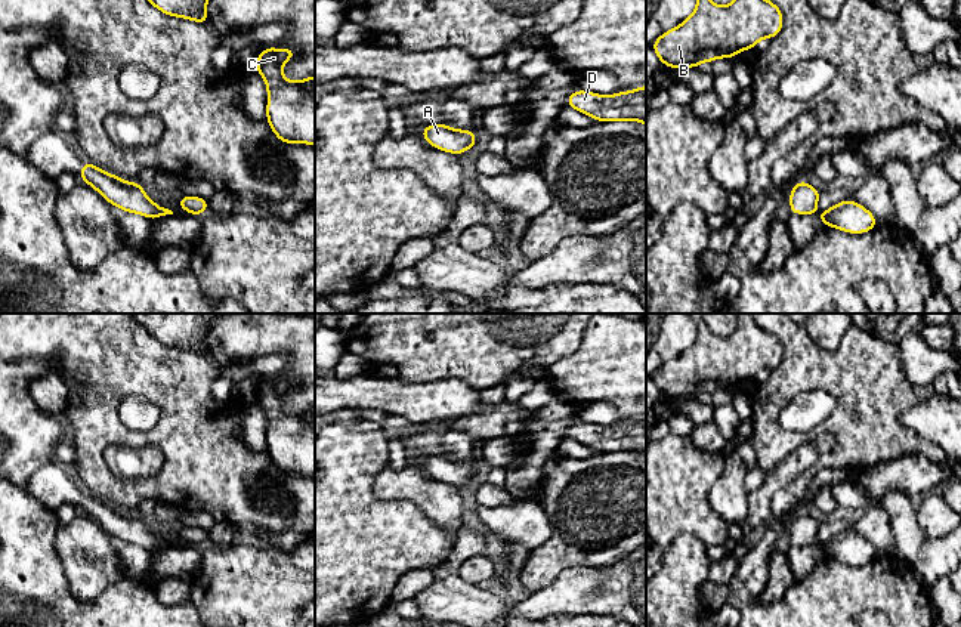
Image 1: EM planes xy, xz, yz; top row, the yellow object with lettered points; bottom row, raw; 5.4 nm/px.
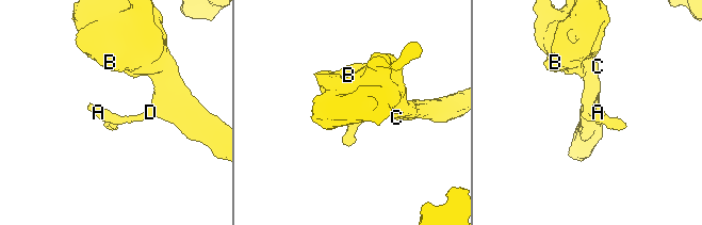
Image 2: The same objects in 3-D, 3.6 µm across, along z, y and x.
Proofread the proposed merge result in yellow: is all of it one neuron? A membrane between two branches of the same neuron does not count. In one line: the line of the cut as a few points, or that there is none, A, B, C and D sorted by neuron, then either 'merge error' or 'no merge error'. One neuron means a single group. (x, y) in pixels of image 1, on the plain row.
no cut | A B C D | no merge error

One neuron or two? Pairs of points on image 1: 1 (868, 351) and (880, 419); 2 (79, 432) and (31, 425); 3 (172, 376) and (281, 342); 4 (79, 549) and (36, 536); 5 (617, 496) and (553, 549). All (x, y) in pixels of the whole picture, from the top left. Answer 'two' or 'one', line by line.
1: one
2: two
3: two
4: two
5: one

